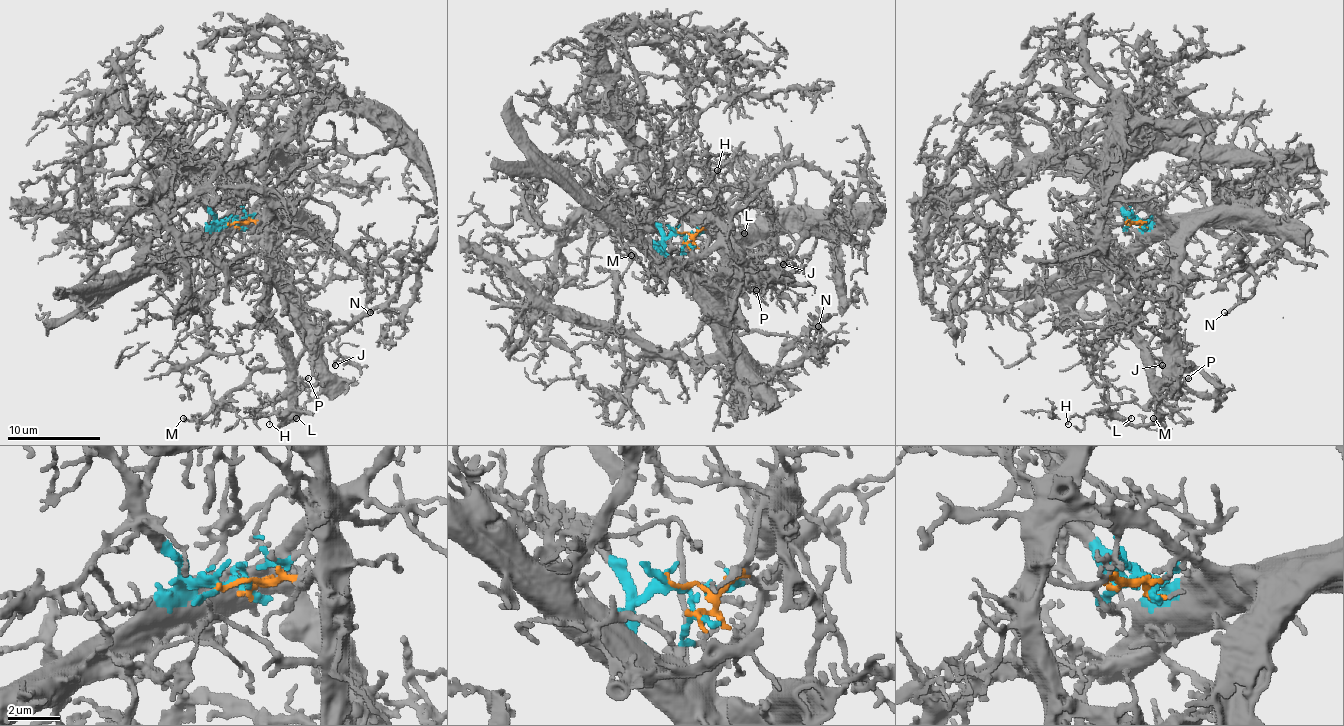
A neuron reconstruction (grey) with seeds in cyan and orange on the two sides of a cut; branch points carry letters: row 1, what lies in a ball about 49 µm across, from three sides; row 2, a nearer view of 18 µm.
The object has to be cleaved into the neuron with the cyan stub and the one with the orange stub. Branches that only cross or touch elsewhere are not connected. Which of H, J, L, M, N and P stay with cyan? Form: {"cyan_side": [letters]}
{"cyan_side": ["J", "M", "N"]}

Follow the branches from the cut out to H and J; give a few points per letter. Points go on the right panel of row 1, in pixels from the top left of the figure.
H: (1130, 223), (1105, 221), (1105, 281), (1156, 415), (1112, 417), (1102, 401), (1067, 424)
J: (1130, 223), (1168, 218), (1179, 230), (1177, 326), (1165, 338), (1156, 335), (1151, 340), (1151, 354), (1163, 366)

